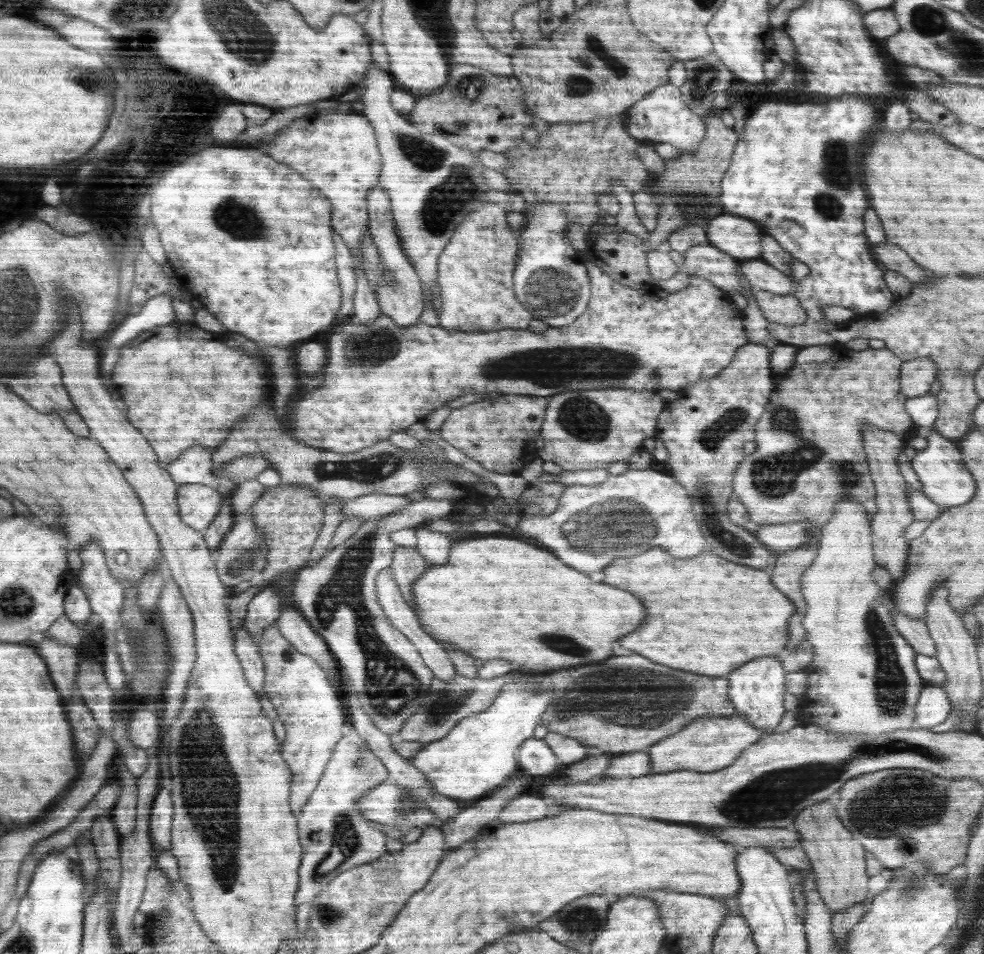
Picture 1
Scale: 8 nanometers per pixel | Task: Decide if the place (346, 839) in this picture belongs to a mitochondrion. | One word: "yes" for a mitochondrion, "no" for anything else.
yes

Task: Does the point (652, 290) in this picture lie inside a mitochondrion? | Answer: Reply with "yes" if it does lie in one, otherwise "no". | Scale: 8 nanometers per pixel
no

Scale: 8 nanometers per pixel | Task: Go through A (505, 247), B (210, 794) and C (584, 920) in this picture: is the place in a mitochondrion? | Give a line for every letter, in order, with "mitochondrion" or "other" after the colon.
A: other
B: mitochondrion
C: mitochondrion

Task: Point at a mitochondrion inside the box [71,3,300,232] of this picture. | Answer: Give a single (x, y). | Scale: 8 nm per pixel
(91, 80)

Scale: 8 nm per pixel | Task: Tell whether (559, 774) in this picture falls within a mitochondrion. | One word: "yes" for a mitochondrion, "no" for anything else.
no

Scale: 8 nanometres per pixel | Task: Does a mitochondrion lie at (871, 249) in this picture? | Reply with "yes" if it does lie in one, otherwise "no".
no

